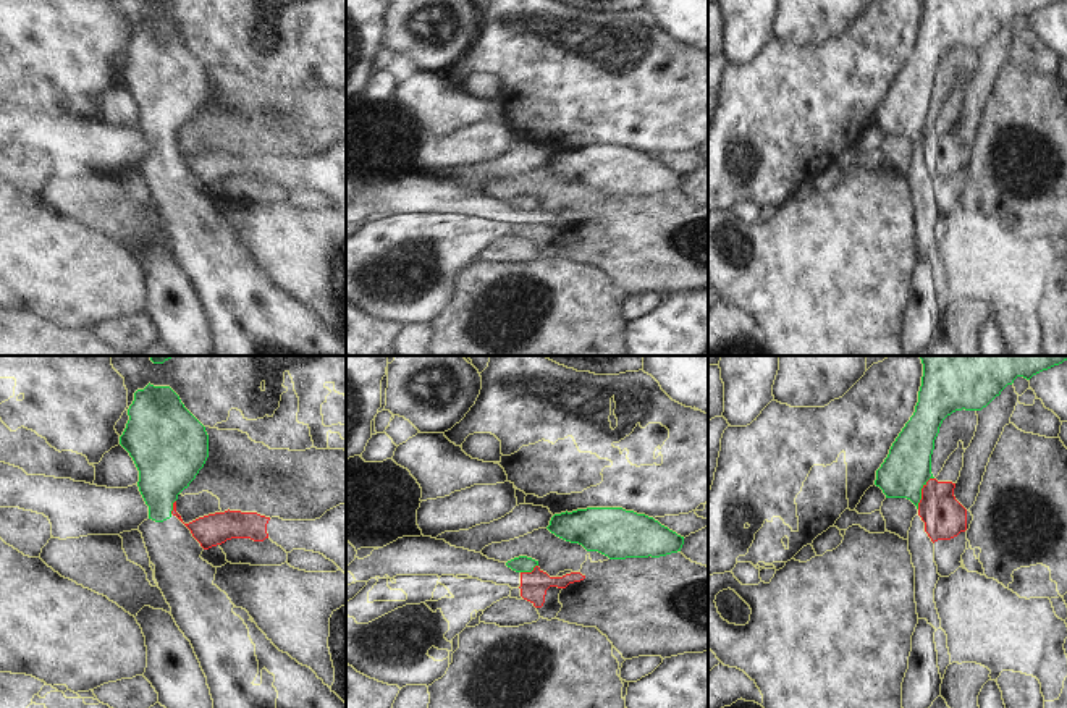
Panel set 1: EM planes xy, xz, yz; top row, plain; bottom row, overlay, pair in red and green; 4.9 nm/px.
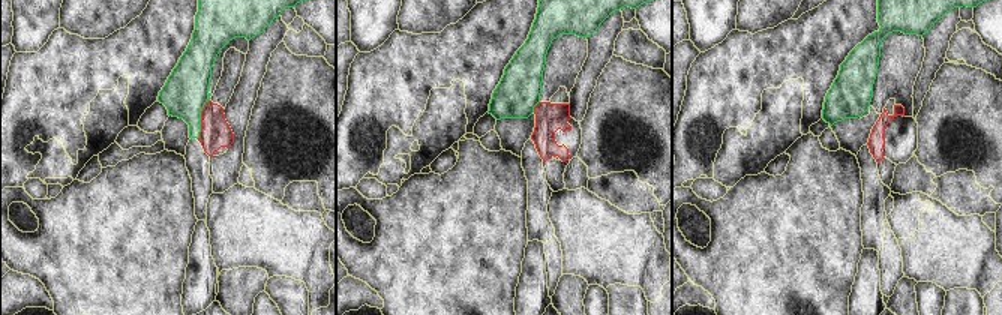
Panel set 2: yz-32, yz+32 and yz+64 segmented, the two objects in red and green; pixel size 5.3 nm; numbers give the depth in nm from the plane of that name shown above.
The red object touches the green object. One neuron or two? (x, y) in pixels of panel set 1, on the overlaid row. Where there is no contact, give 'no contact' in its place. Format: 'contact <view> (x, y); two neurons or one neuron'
contact yz (922, 492); two neurons

